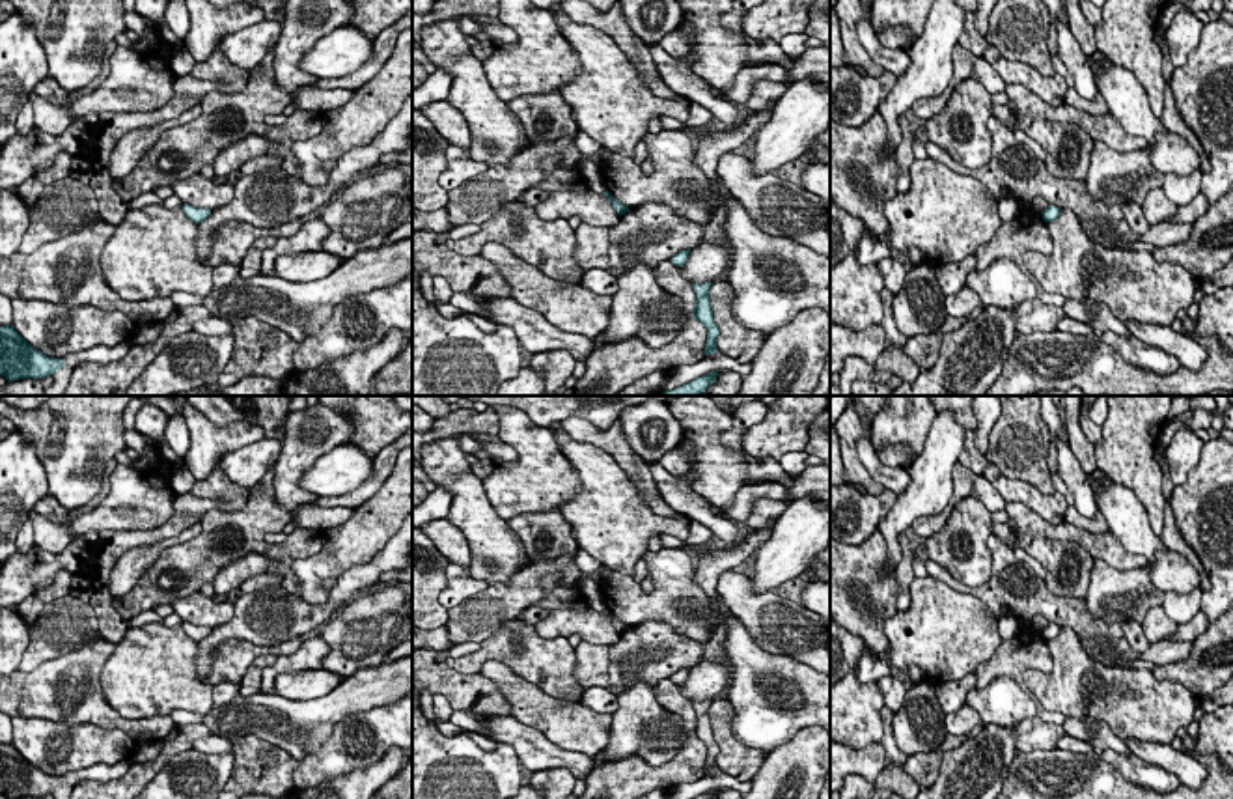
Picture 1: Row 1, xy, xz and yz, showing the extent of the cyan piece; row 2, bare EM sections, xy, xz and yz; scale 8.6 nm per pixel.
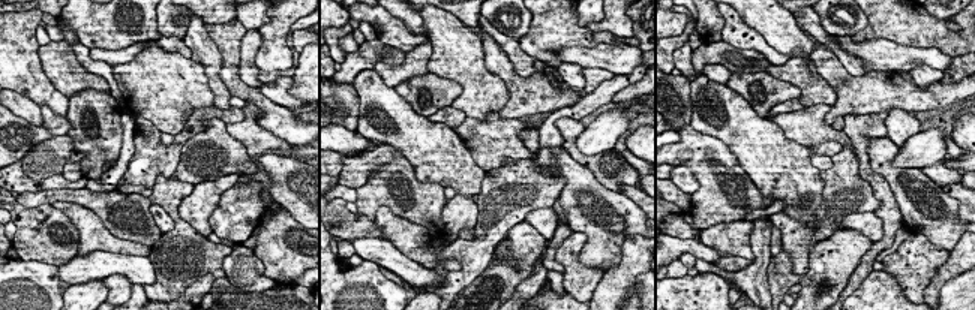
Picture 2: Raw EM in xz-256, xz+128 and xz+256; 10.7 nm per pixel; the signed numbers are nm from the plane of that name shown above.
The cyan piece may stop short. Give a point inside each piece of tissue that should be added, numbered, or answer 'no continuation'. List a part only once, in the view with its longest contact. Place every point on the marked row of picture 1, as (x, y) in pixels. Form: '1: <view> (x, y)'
1: xy (99, 353)

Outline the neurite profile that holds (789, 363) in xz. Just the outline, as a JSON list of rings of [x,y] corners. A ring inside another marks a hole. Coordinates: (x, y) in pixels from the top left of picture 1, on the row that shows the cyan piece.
[[[808,308],[765,338],[737,396],[811,396],[830,353],[830,314]]]

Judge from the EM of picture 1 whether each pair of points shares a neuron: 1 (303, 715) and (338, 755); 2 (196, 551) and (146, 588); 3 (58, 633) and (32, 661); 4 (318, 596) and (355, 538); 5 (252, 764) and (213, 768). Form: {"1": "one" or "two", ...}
{"1": "two", "2": "one", "3": "one", "4": "one", "5": "two"}

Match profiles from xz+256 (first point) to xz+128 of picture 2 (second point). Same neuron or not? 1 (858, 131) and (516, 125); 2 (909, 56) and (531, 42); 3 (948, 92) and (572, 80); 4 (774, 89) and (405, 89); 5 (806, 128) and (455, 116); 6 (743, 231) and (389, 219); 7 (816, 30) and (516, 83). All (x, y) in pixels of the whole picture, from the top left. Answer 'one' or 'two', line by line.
1: two
2: two
3: two
4: one
5: two
6: one
7: two

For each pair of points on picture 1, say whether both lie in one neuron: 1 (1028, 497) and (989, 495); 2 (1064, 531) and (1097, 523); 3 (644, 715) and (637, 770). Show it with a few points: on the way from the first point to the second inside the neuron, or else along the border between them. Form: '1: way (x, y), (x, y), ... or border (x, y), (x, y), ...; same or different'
1: border (982, 475), (1006, 501); different
2: border (1066, 521), (1090, 532), (1108, 532); different
3: border (681, 747), (657, 766), (638, 756), (603, 764); different

